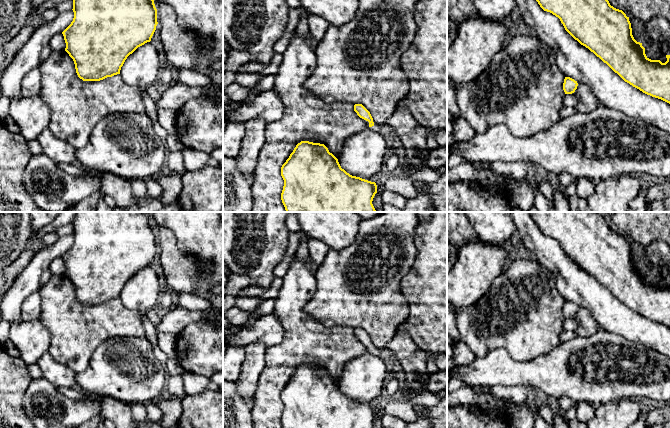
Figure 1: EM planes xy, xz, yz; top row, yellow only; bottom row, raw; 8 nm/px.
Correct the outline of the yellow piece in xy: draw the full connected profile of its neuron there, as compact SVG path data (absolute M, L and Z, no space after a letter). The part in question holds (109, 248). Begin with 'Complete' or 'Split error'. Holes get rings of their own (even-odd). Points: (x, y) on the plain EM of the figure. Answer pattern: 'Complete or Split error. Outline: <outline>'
Complete. Outline: M76 212L72 224L74 242L62 258L65 275L73 283L76 297L83 305L100 305L120 298L127 281L151 265L158 248L154 224L146 212Z

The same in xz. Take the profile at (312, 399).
Complete. Outline: M301 365L281 391L284 410L281 417L283 428L372 428L377 409L360 401L352 400L341 392L338 383L324 368Z

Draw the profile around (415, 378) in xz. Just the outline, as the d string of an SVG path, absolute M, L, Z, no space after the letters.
M405 321L396 330L386 348L402 366L401 389L397 397L412 401L428 390L430 375L427 371L426 353L406 333Z

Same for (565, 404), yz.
M560 397L560 398L557 398L557 403L559 405L559 408L564 411L564 412L567 412L569 411L571 408L577 408L578 406L578 403L573 401L572 399L570 398L567 398L567 397Z

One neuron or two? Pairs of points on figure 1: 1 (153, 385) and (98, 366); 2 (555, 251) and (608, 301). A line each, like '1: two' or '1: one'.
1: one
2: one

